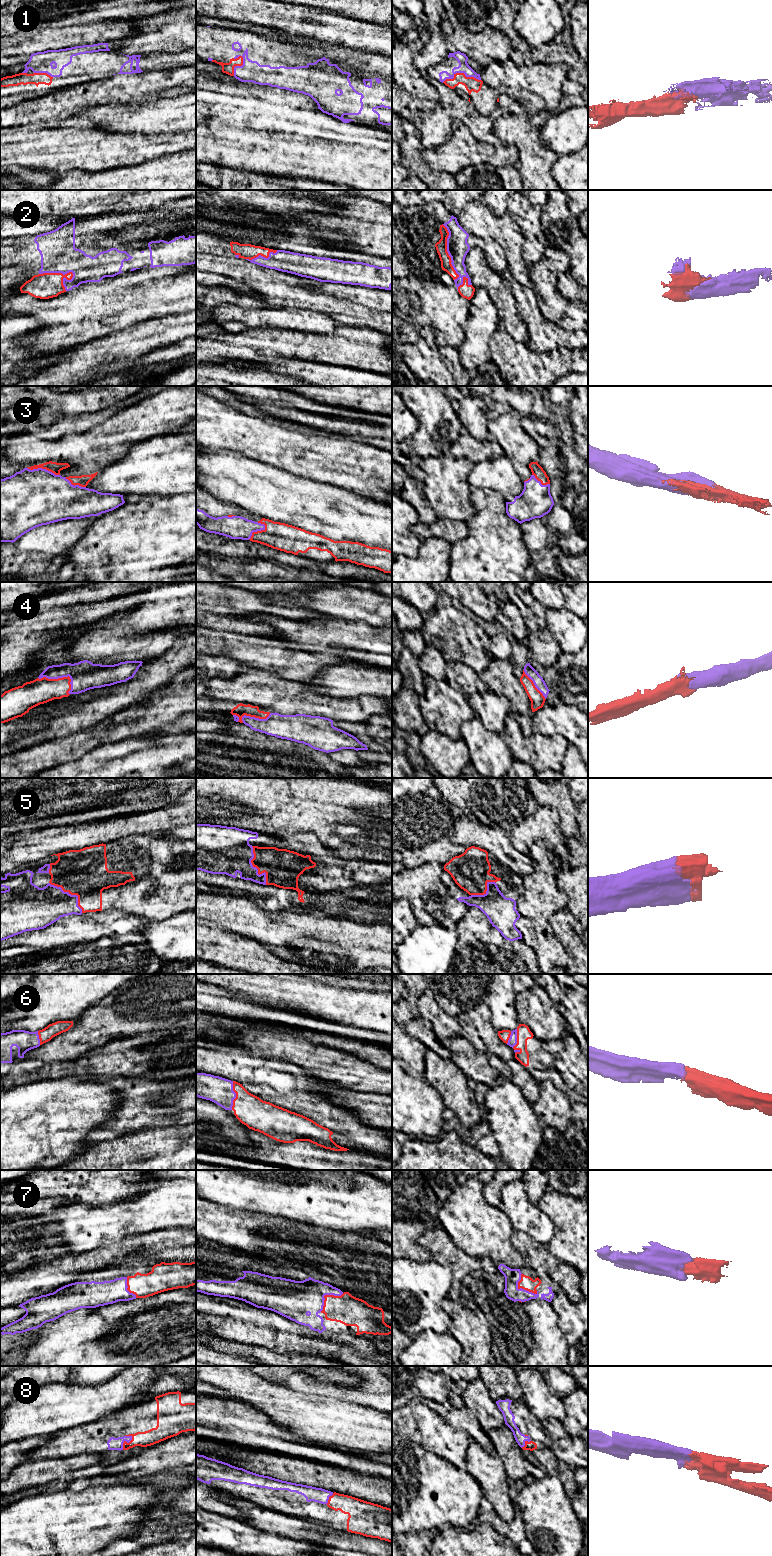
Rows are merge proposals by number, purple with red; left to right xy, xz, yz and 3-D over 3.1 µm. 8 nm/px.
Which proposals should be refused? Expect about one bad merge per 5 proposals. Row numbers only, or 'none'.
none

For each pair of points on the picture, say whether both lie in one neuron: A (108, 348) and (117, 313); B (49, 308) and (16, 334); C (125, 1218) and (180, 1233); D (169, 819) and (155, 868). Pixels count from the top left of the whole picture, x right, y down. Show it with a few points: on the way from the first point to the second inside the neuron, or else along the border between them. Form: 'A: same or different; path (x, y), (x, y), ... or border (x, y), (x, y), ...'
A: different; border (125, 328), (90, 341)
B: different; border (12, 315), (30, 315), (44, 323)
C: different; border (185, 1227), (168, 1227), (164, 1229)
D: different; border (140, 833), (155, 834)

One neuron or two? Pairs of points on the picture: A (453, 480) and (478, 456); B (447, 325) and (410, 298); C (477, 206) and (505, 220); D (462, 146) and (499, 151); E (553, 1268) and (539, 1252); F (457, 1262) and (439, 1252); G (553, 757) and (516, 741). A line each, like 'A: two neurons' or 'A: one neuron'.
A: two neurons
B: one neuron
C: one neuron
D: one neuron
E: one neuron
F: one neuron
G: one neuron

